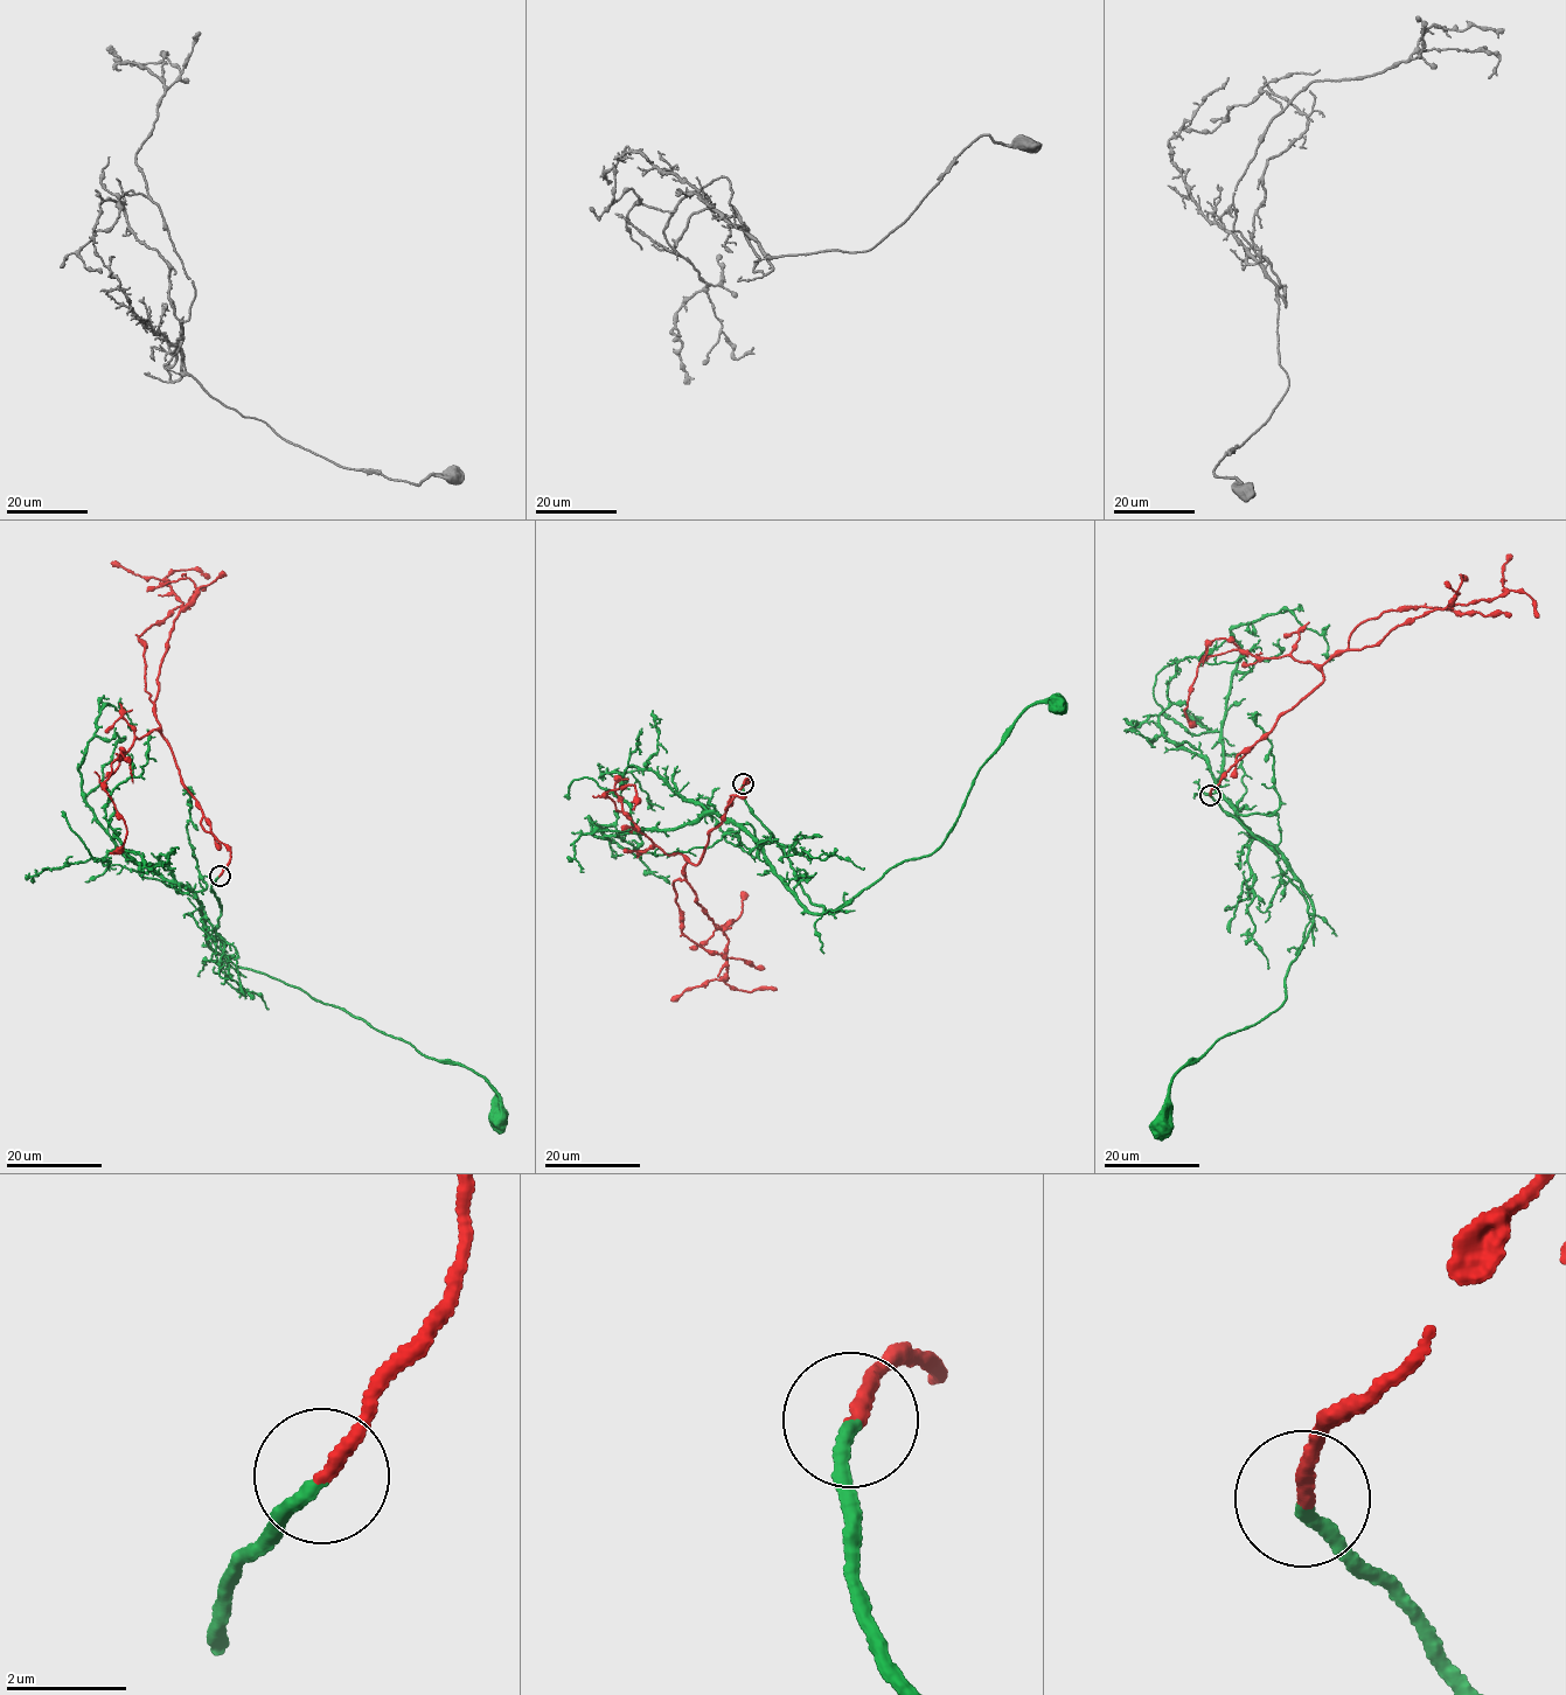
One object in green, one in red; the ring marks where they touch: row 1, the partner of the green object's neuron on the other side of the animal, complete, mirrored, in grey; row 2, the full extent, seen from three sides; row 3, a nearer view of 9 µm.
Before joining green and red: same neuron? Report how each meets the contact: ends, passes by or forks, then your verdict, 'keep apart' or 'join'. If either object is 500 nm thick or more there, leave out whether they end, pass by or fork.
green ends there; red ends there; join

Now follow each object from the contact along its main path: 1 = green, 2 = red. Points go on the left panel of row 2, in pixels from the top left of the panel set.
1: (220, 876), (209, 890), (225, 960), (471, 1068), (496, 1095), (499, 1117)
2: (220, 876), (230, 850), (182, 783), (153, 709), (158, 674), (182, 602), (166, 577), (197, 567), (210, 577)

